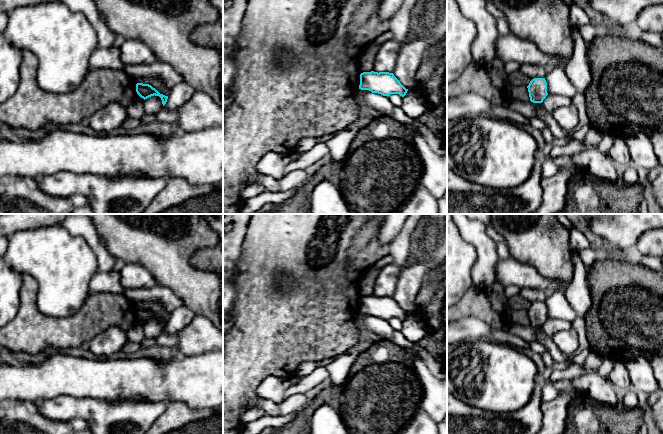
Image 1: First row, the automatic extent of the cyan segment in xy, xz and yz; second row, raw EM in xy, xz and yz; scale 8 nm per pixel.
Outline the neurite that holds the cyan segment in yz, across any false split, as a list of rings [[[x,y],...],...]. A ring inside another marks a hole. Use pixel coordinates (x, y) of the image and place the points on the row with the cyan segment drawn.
[[[534,78],[527,86],[530,101],[533,103],[542,103],[548,95],[547,82],[545,78]]]

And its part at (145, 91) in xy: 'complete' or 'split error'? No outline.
complete

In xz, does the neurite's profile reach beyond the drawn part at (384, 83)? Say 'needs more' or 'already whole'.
already whole

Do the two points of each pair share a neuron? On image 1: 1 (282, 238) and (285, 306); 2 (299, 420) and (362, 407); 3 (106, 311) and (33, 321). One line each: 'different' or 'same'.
1: same
2: same
3: same

